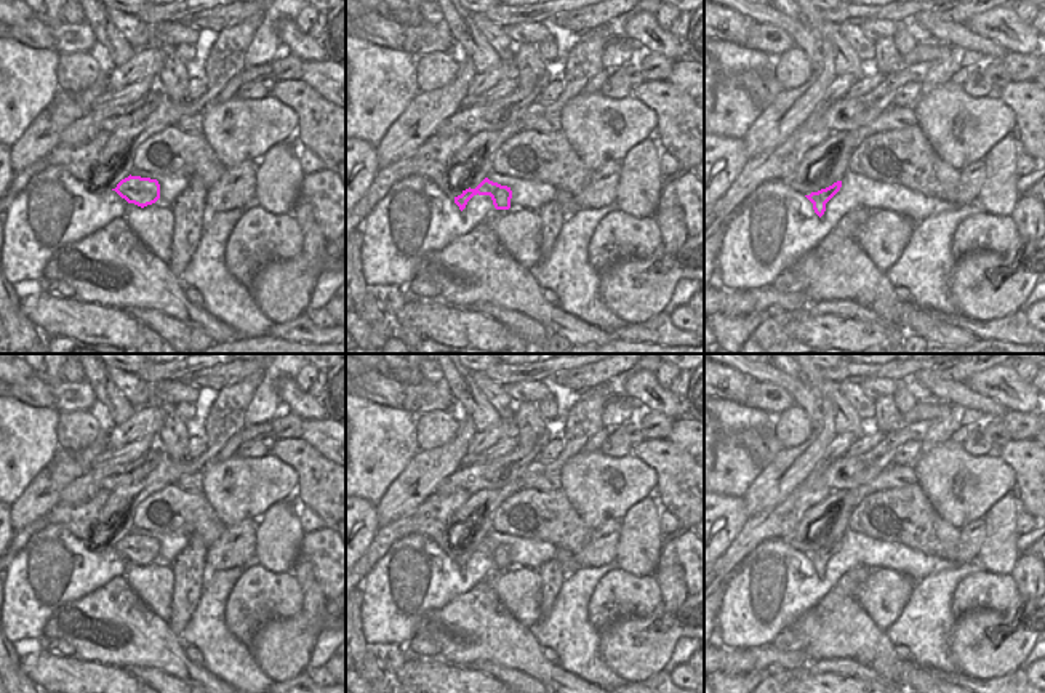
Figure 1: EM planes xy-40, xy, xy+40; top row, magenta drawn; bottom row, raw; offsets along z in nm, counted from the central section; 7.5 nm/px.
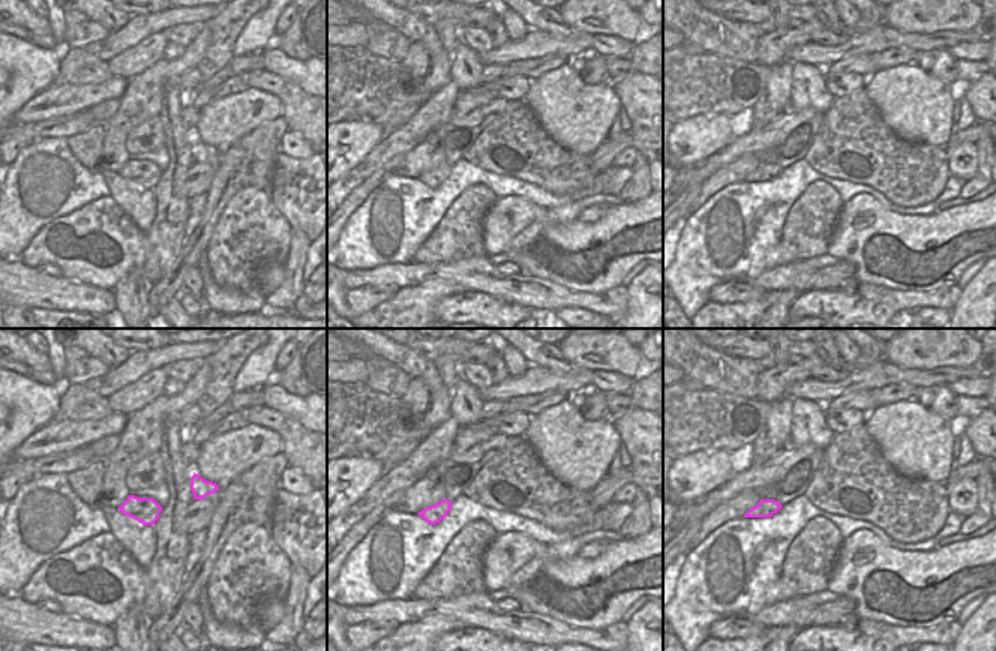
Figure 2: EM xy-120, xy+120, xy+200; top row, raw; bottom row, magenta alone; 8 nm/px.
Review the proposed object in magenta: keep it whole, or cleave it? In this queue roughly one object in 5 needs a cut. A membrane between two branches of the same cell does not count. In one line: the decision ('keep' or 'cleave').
keep

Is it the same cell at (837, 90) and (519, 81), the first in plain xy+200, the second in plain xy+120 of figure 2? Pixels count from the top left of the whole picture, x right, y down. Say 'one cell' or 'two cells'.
one cell

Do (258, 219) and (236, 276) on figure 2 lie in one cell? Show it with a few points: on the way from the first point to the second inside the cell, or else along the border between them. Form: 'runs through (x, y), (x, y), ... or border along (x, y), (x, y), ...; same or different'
runs through (249, 233), (233, 252), (233, 263); same

